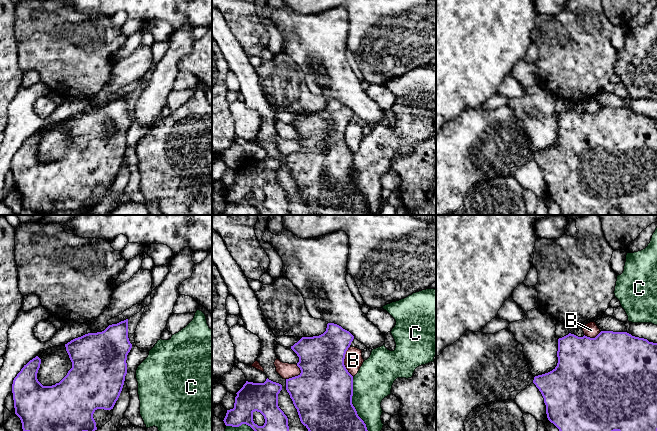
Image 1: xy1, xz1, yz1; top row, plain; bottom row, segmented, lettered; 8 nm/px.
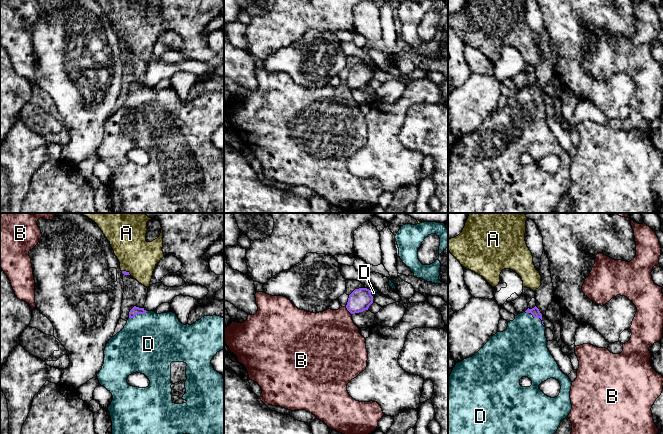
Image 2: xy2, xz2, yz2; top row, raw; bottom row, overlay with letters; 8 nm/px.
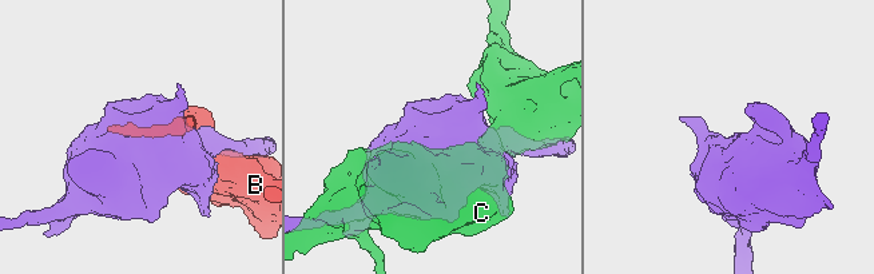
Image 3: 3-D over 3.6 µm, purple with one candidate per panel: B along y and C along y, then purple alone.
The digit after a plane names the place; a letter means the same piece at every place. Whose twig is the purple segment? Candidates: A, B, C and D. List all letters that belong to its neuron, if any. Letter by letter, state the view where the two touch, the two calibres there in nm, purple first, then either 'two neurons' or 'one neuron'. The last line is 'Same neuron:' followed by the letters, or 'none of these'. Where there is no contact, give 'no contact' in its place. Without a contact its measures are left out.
A: xy2 | 30/280 nm | two neurons
B: xz1 | 440/150 nm | two neurons
C: xz1 | 440/300 nm | two neurons
D: yz2 | 70/380 nm | one neuron
Same neuron: D

